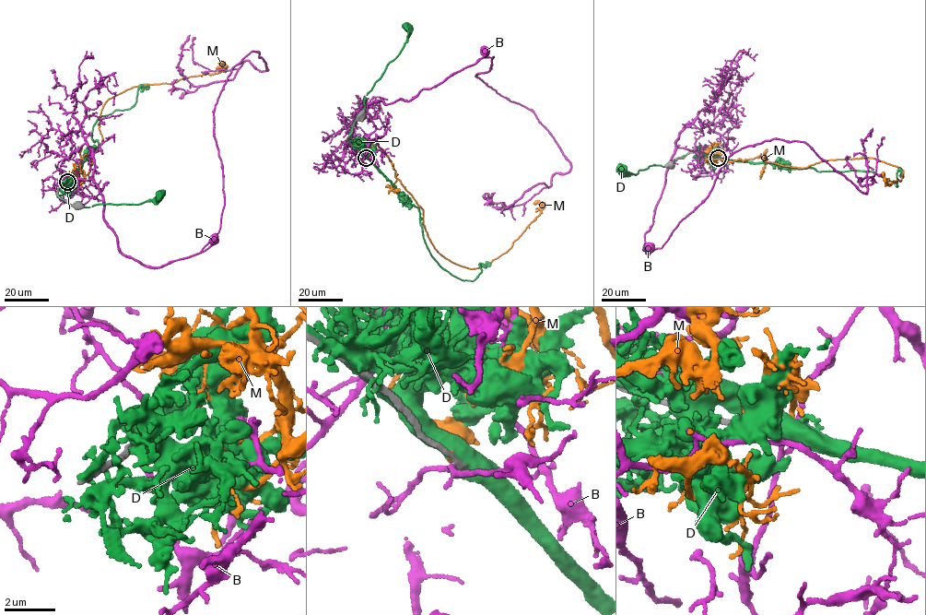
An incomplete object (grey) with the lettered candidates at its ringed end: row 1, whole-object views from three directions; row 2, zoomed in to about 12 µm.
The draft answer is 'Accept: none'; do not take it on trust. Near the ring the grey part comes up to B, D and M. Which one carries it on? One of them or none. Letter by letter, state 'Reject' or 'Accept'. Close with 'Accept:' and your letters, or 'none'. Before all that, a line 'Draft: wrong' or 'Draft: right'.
Draft: right
B: Reject
D: Reject
M: Reject
Accept: none

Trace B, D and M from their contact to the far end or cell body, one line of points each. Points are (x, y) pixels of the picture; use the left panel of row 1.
B: (67, 183), (62, 159), (87, 144), (103, 219), (119, 251), (146, 266), (196, 254), (215, 239)
D: (67, 182), (85, 156), (99, 145), (91, 134), (99, 117), (130, 108), (140, 87), (149, 87)
M: (67, 183), (76, 173), (82, 183), (89, 171), (109, 99), (144, 84), (223, 71), (218, 63)

